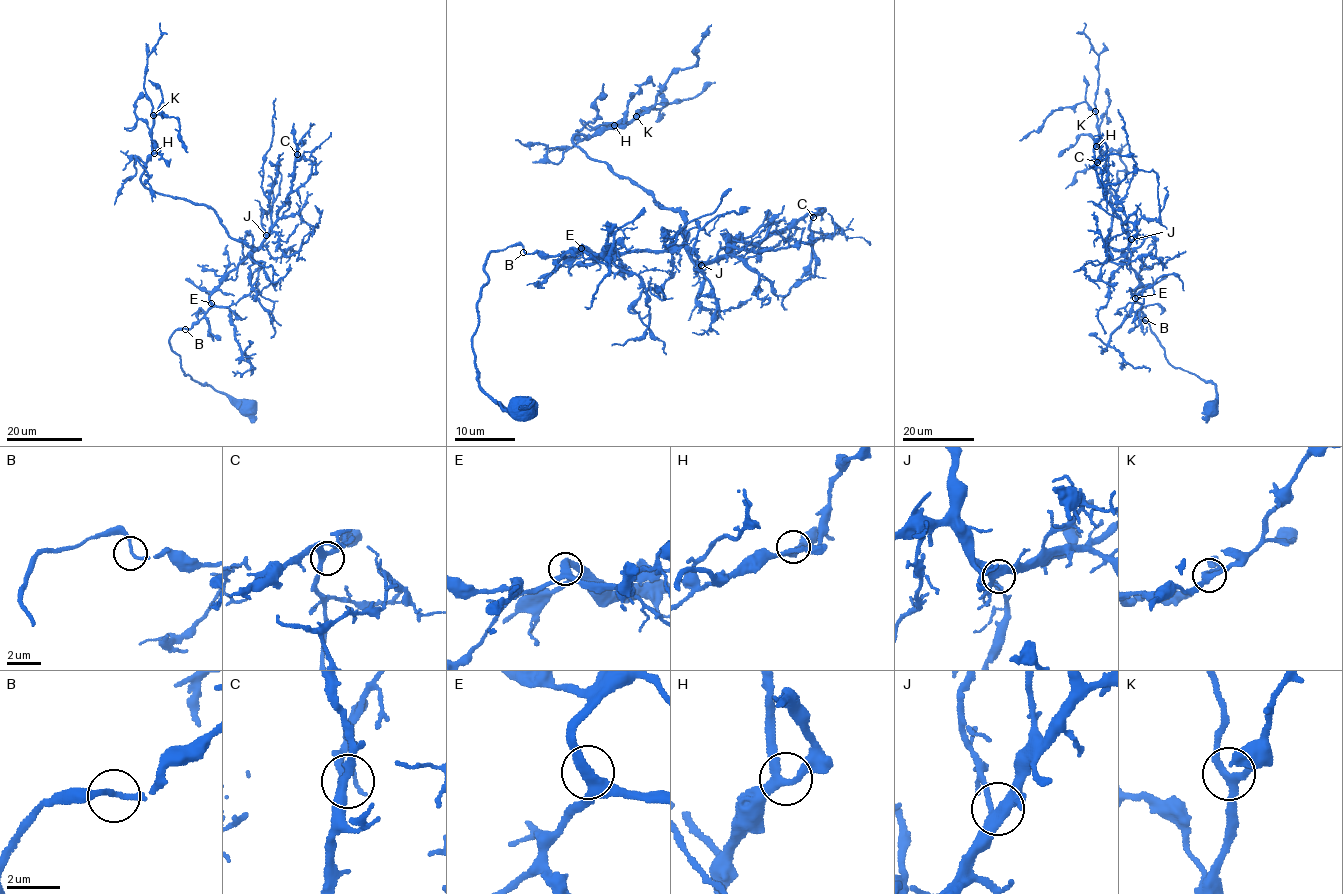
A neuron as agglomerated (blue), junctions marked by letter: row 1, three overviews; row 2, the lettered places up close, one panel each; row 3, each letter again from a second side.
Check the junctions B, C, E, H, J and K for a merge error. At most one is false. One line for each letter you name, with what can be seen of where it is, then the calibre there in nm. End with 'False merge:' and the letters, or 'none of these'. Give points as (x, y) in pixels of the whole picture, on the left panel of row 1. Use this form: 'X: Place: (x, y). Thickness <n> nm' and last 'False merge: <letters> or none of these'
False merge: none of these

